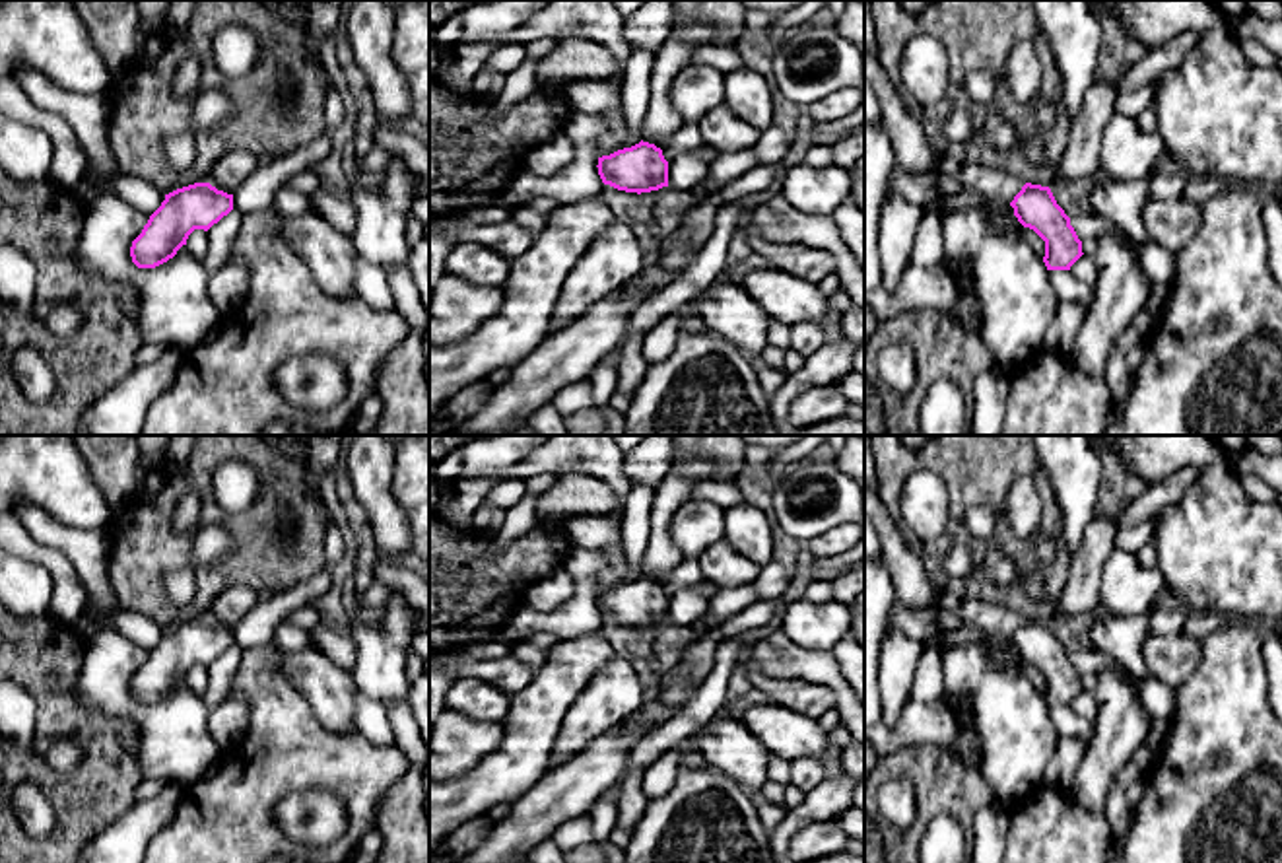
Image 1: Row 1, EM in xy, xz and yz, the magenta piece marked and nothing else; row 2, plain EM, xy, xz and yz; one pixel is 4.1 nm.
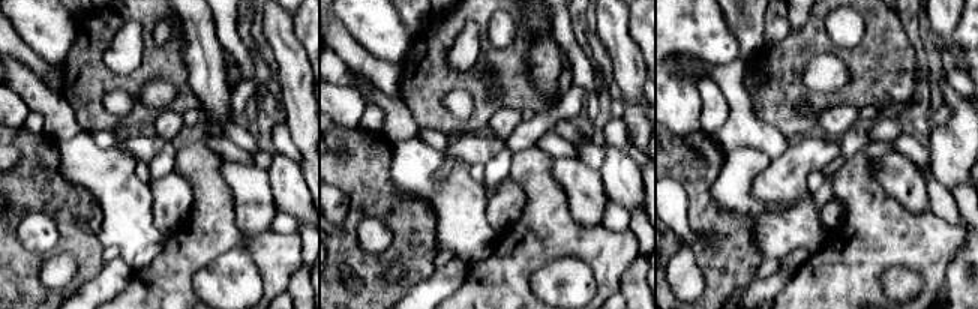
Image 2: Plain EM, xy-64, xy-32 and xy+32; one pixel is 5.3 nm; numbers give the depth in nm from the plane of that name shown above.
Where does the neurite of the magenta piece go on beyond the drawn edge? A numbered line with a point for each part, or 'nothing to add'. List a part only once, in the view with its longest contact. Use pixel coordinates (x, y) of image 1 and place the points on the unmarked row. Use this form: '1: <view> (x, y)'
nothing to add

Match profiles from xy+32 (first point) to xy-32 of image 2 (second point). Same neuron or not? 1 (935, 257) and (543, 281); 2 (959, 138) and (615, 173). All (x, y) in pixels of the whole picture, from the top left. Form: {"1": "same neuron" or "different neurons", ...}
{"1": "different neurons", "2": "same neuron"}

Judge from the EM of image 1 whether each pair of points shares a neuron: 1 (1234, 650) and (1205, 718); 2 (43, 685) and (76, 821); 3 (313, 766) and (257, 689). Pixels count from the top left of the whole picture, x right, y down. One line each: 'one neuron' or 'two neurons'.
1: one neuron
2: one neuron
3: one neuron

